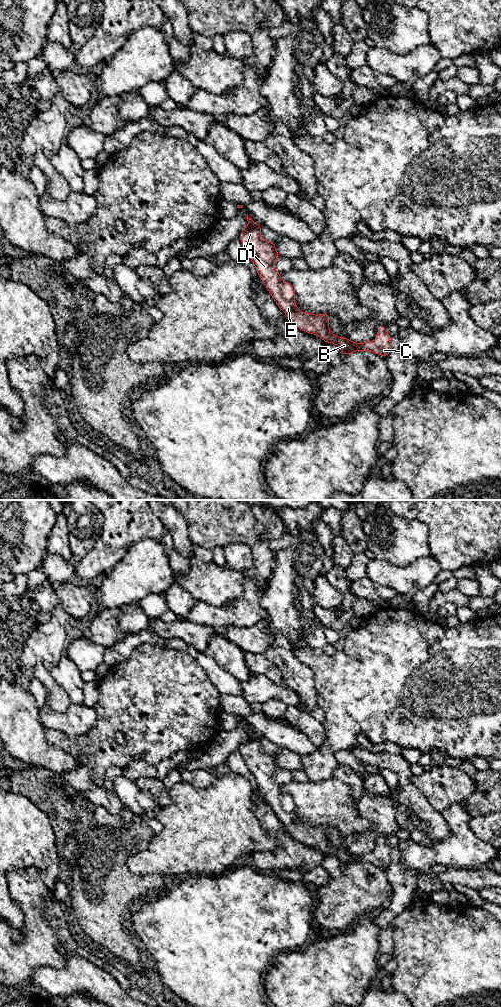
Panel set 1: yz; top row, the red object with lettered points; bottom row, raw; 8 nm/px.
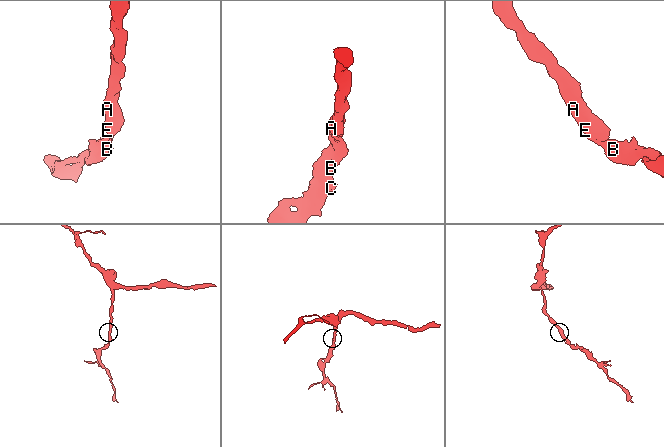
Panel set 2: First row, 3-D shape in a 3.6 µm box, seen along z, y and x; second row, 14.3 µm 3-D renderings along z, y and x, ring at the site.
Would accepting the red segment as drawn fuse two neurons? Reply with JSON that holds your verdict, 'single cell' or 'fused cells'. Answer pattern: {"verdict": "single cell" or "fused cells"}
{"verdict": "single cell"}

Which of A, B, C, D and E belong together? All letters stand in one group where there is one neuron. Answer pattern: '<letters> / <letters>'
A B C D E

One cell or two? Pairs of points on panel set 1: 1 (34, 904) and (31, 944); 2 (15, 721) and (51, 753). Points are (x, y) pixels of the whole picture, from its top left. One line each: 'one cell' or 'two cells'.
1: one cell
2: one cell

